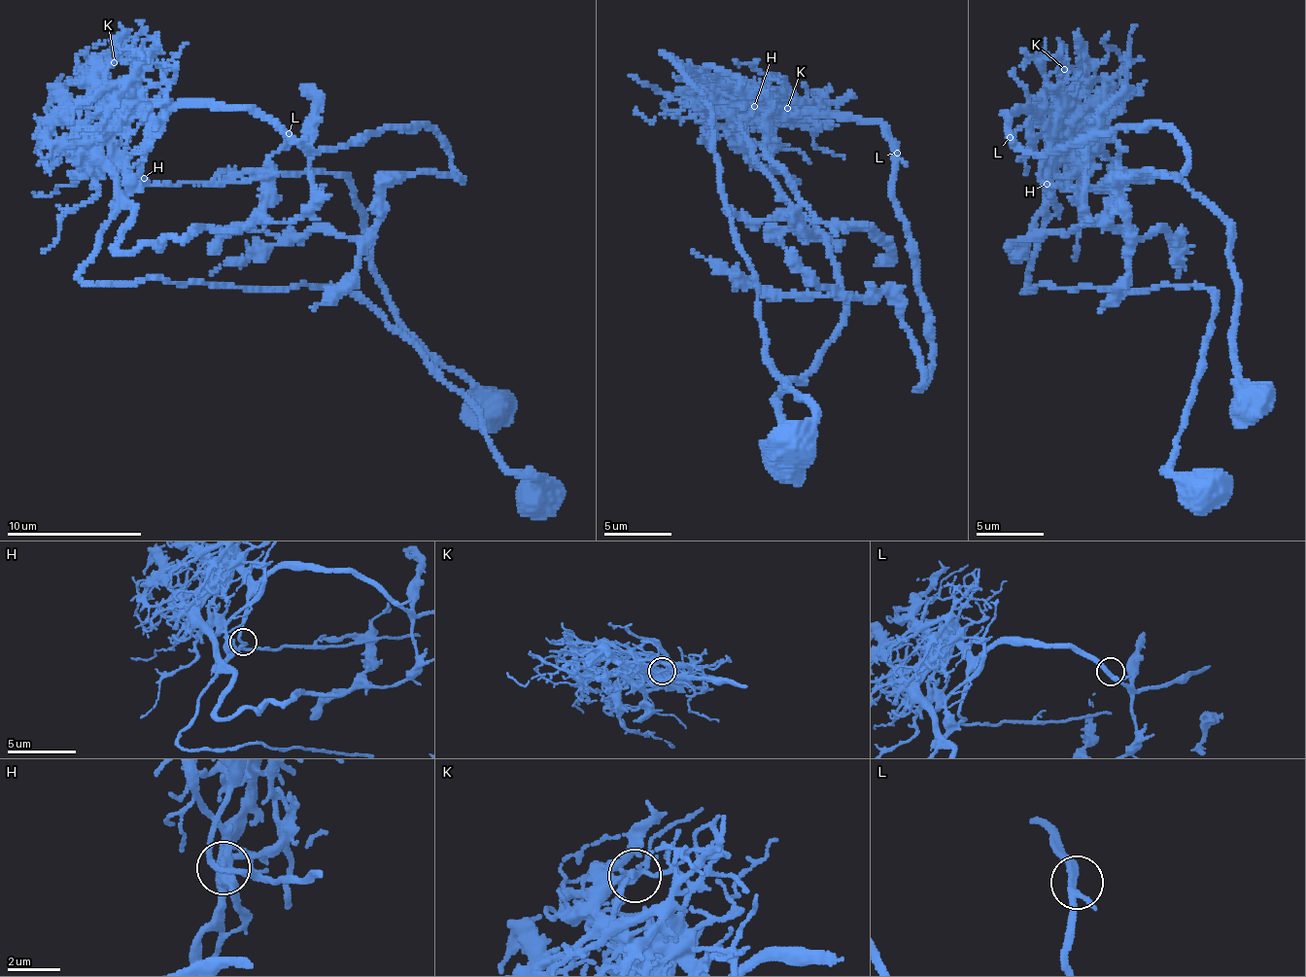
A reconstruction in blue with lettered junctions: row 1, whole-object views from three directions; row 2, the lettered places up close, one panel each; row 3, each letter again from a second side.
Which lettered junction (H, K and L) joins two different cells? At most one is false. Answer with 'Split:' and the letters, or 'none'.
Split: K

